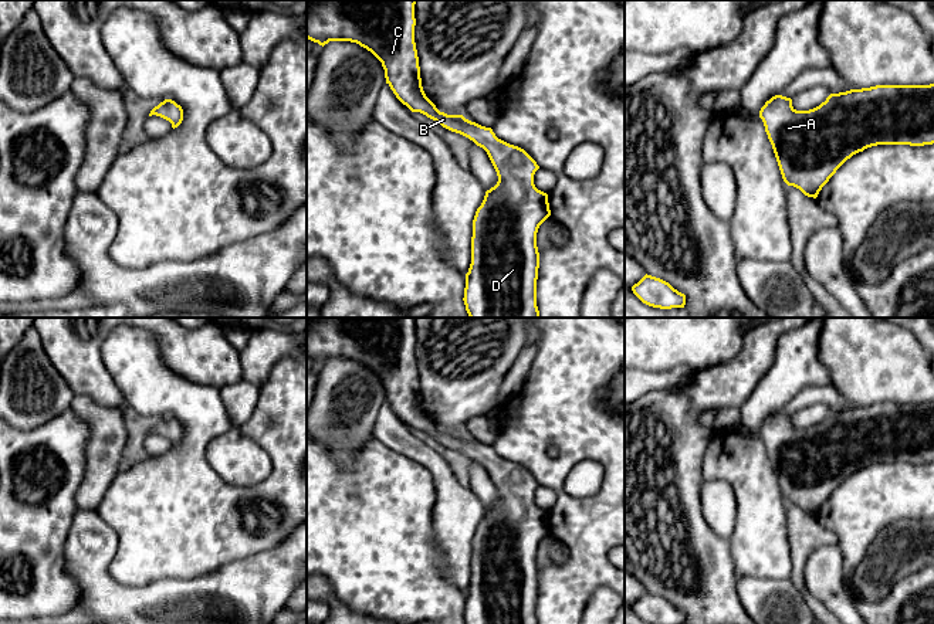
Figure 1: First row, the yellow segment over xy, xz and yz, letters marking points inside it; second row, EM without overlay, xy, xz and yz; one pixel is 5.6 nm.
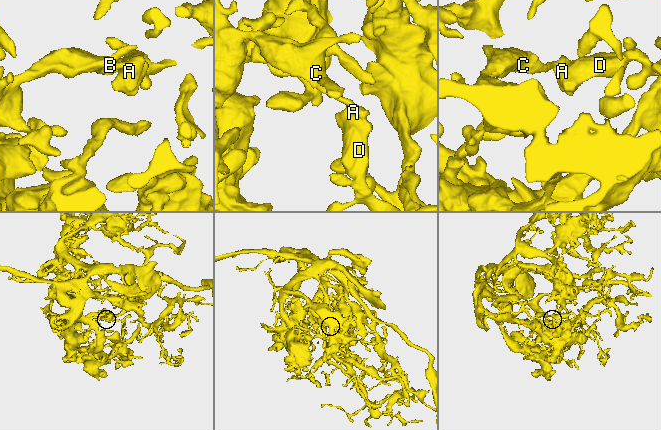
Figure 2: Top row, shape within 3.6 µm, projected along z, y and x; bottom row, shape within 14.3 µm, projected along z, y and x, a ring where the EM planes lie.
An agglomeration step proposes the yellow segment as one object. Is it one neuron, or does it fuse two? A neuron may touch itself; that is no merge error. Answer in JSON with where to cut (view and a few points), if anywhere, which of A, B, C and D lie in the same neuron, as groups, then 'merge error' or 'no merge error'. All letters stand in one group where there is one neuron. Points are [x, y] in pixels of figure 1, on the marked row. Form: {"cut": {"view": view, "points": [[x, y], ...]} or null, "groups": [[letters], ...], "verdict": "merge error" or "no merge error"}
{"cut": null, "groups": [["A", "B", "C", "D"]], "verdict": "no merge error"}

